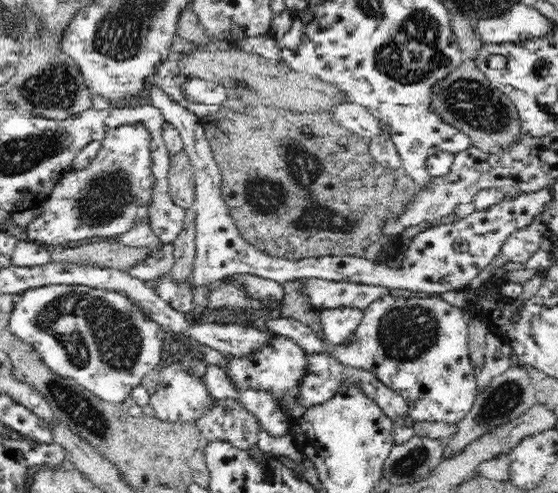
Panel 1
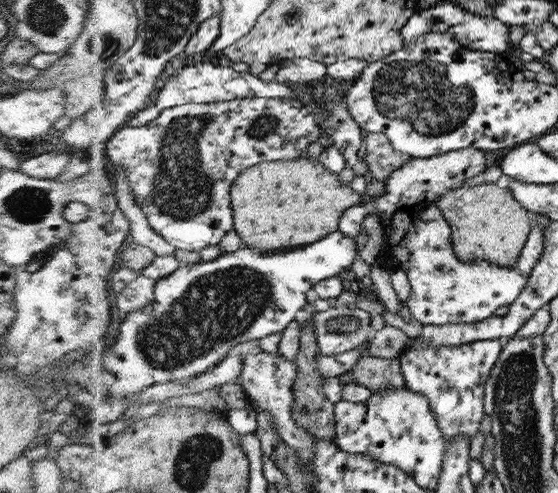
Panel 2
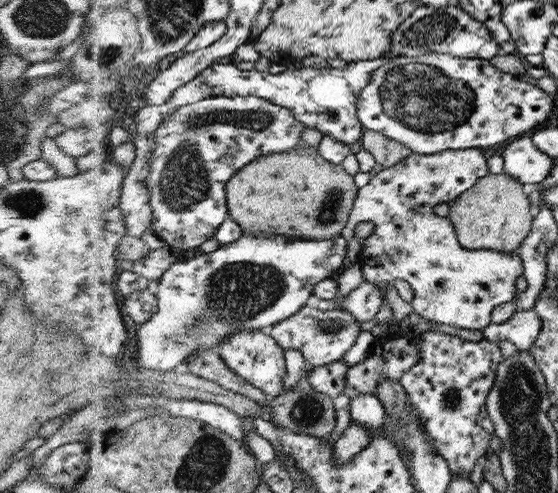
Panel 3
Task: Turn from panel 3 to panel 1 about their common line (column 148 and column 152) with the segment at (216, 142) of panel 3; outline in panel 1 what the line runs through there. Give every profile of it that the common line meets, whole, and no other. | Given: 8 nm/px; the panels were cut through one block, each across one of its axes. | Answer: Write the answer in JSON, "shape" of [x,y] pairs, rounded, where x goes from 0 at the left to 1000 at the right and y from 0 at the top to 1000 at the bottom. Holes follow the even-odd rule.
{"shape":[[[235,252],[203,260],[181,286],[181,302],[152,343],[118,351],[100,371],[91,396],[73,420],[73,434],[56,450],[48,462],[48,479],[57,489],[79,493],[97,501],[115,497],[134,487],[179,479],[185,485],[201,479],[220,477],[244,442],[262,444],[262,414],[269,398],[269,381],[276,363],[269,355],[269,302],[272,294],[271,274],[251,252]]]}

